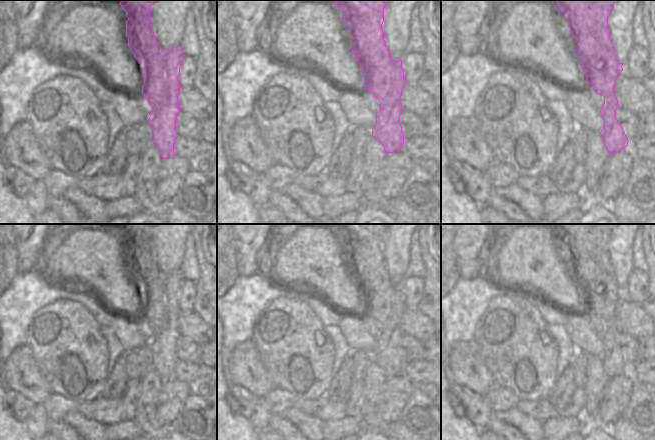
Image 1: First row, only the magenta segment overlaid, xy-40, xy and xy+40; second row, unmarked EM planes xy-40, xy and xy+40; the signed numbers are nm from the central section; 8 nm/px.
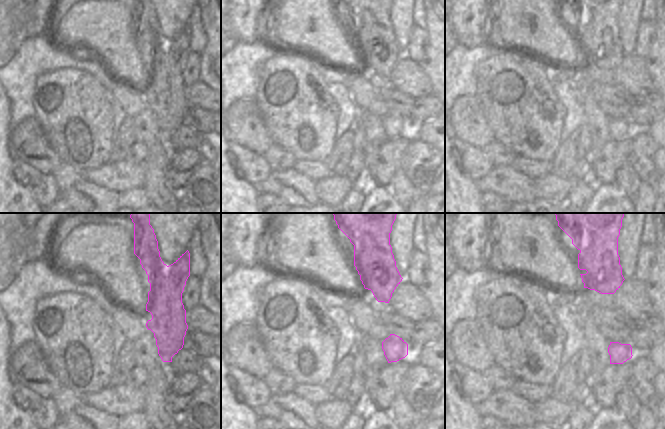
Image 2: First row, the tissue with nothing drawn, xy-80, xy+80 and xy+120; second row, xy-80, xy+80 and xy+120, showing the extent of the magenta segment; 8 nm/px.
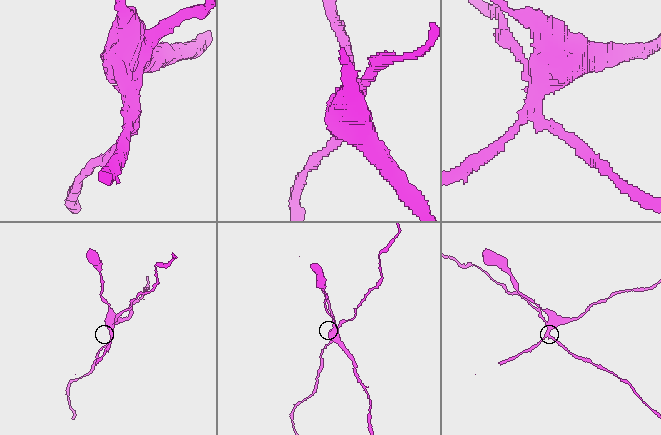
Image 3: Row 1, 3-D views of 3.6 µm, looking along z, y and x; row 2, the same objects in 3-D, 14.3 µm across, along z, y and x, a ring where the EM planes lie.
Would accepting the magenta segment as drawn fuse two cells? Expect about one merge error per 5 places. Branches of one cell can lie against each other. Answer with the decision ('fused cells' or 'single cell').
fused cells

